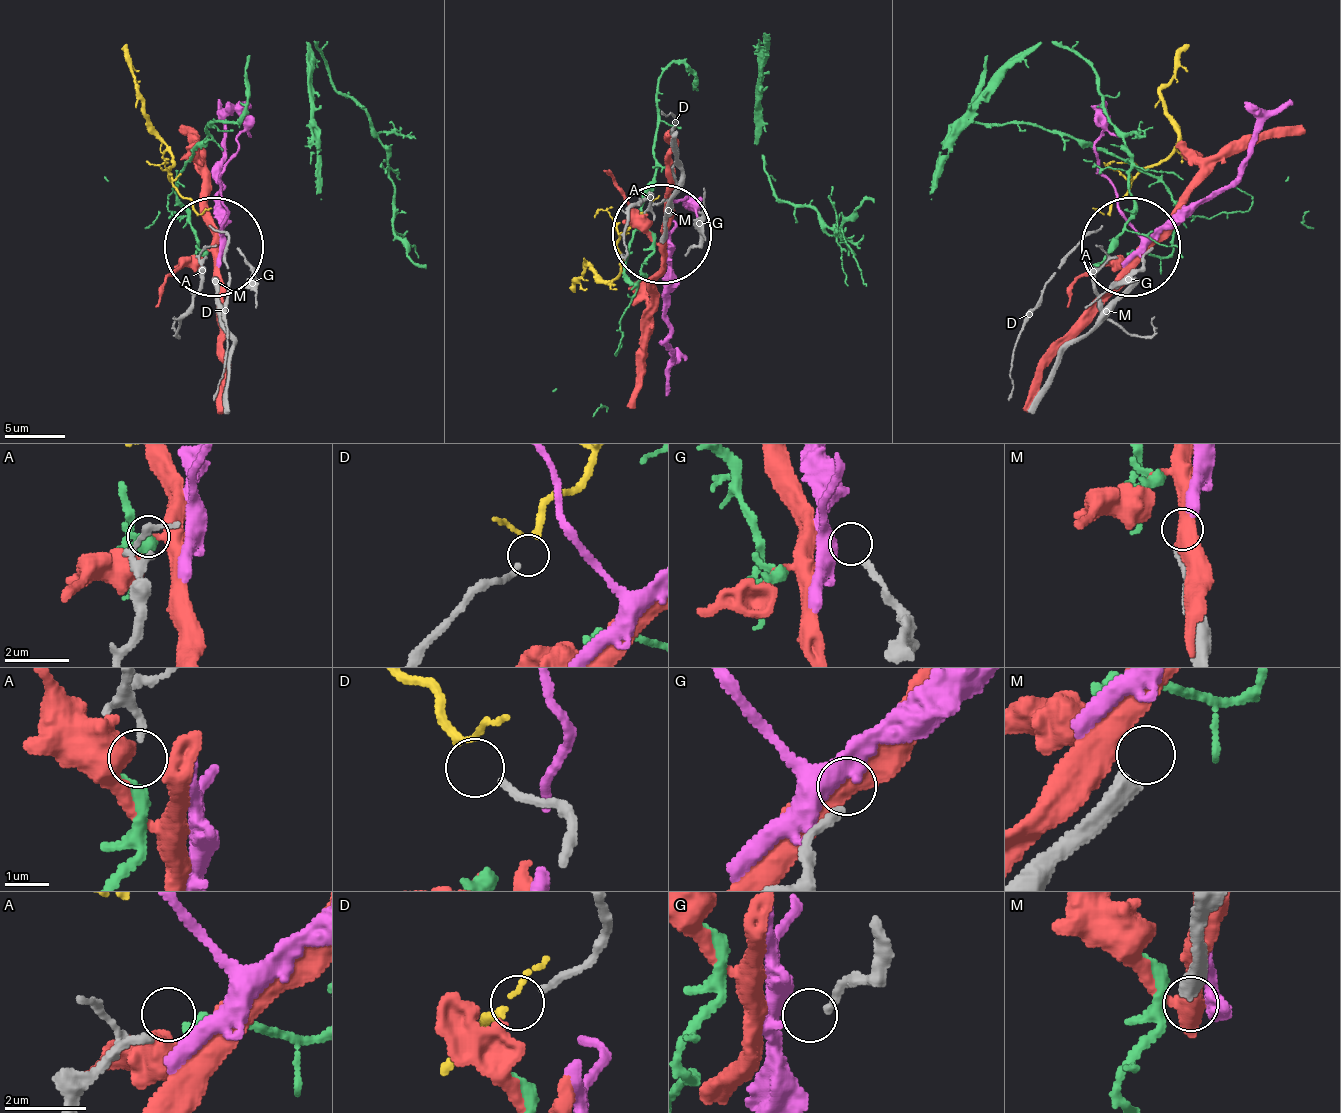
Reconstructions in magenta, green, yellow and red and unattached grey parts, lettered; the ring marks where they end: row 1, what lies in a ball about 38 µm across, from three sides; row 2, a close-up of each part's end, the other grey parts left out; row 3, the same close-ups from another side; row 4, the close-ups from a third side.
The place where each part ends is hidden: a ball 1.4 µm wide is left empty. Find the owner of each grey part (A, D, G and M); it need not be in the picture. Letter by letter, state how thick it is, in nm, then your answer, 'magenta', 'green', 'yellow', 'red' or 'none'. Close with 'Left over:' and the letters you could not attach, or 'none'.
A: calibre 130 nm; green
D: calibre 160 nm; yellow
G: calibre 190 nm; none
M: calibre 480 nm; none
Left over: G, M

